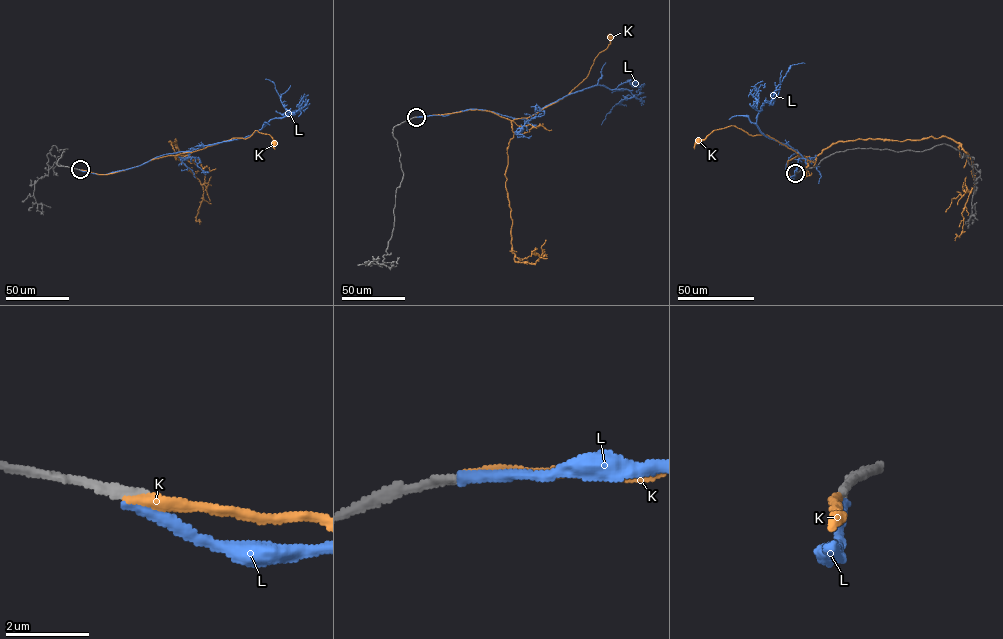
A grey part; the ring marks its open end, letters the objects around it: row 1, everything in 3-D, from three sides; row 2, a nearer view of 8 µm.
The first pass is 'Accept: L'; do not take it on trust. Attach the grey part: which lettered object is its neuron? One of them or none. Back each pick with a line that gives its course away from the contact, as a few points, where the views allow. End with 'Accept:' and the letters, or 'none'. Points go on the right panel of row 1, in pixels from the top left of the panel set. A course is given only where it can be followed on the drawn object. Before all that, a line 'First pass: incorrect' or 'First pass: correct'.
First pass: incorrect
K: via (795, 174), (792, 179), (786, 169), (797, 153), (766, 135), (752, 136), (730, 125), (698, 141)
Accept: K

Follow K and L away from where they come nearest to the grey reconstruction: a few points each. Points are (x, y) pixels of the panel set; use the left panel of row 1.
K: (80, 170), (112, 173), (233, 138), (246, 139), (255, 130), (269, 134), (275, 143)
L: (79, 170), (128, 169), (246, 137), (297, 112), (287, 111), (265, 79)

